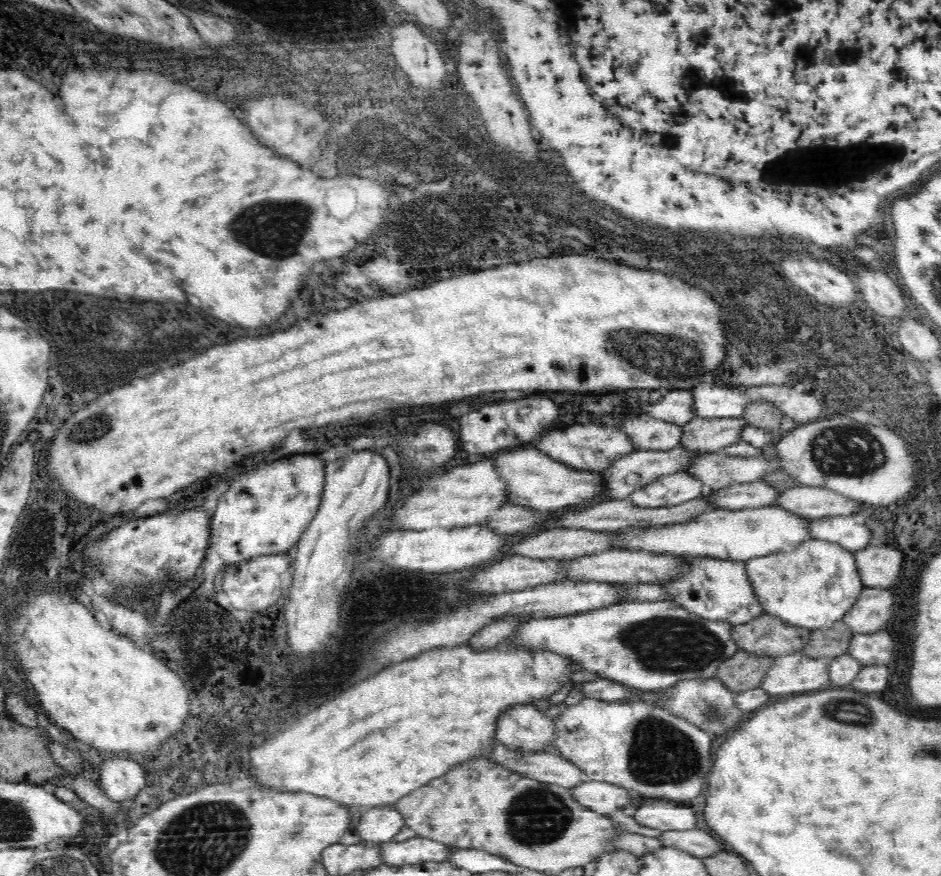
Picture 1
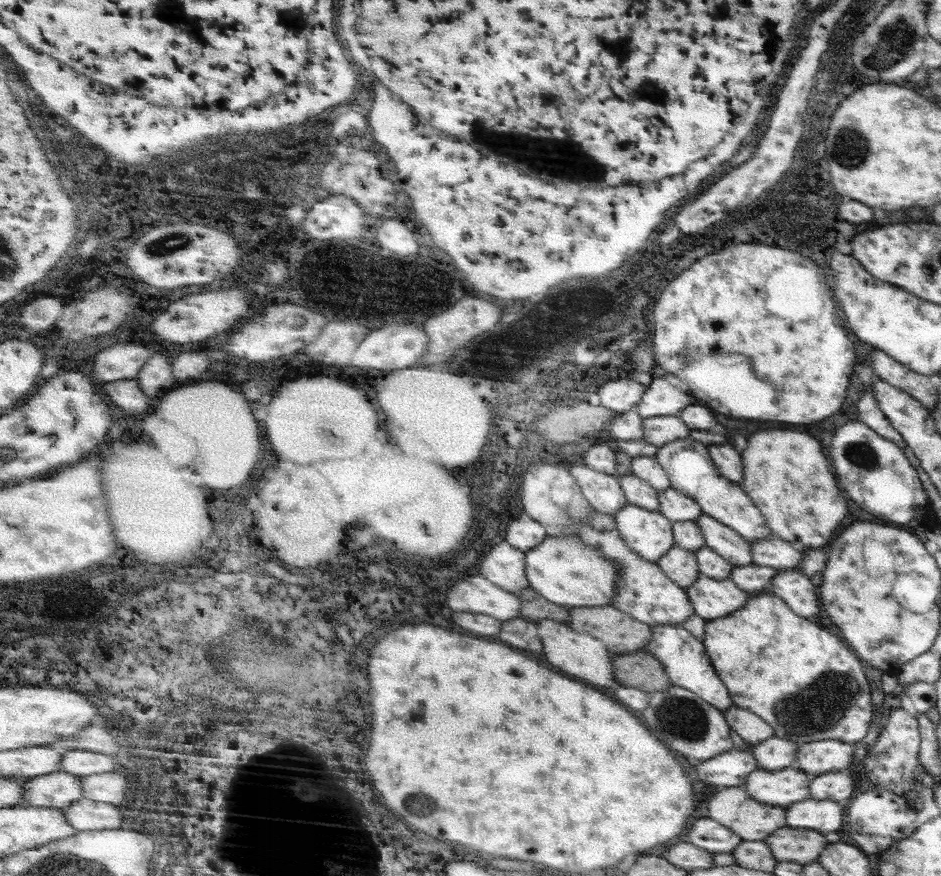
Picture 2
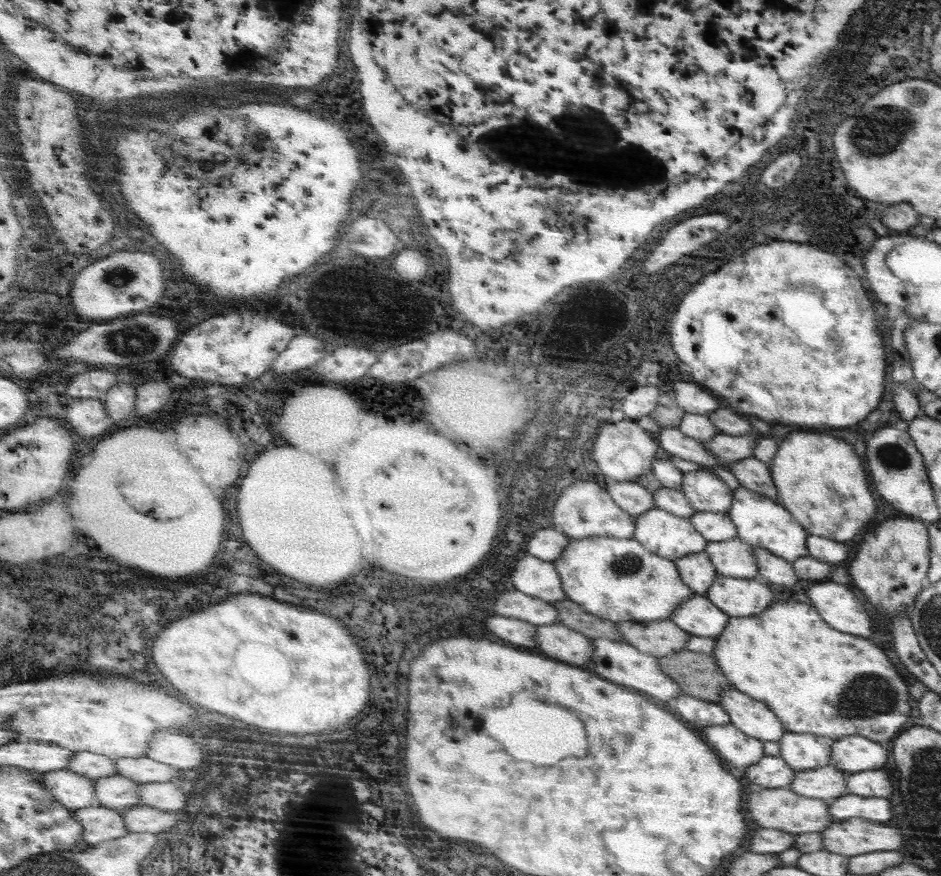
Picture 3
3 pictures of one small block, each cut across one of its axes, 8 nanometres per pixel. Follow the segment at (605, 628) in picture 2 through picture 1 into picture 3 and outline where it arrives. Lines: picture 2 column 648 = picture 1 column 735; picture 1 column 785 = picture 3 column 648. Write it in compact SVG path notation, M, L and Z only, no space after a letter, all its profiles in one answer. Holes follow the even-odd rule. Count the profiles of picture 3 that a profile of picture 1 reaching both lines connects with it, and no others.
M623 620L617 622L615 626L621 636L619 640L623 644L637 648L637 652L641 654L655 656L655 660L667 658L673 652L683 650L685 642L689 640L689 634L669 620L651 620L651 622Z

